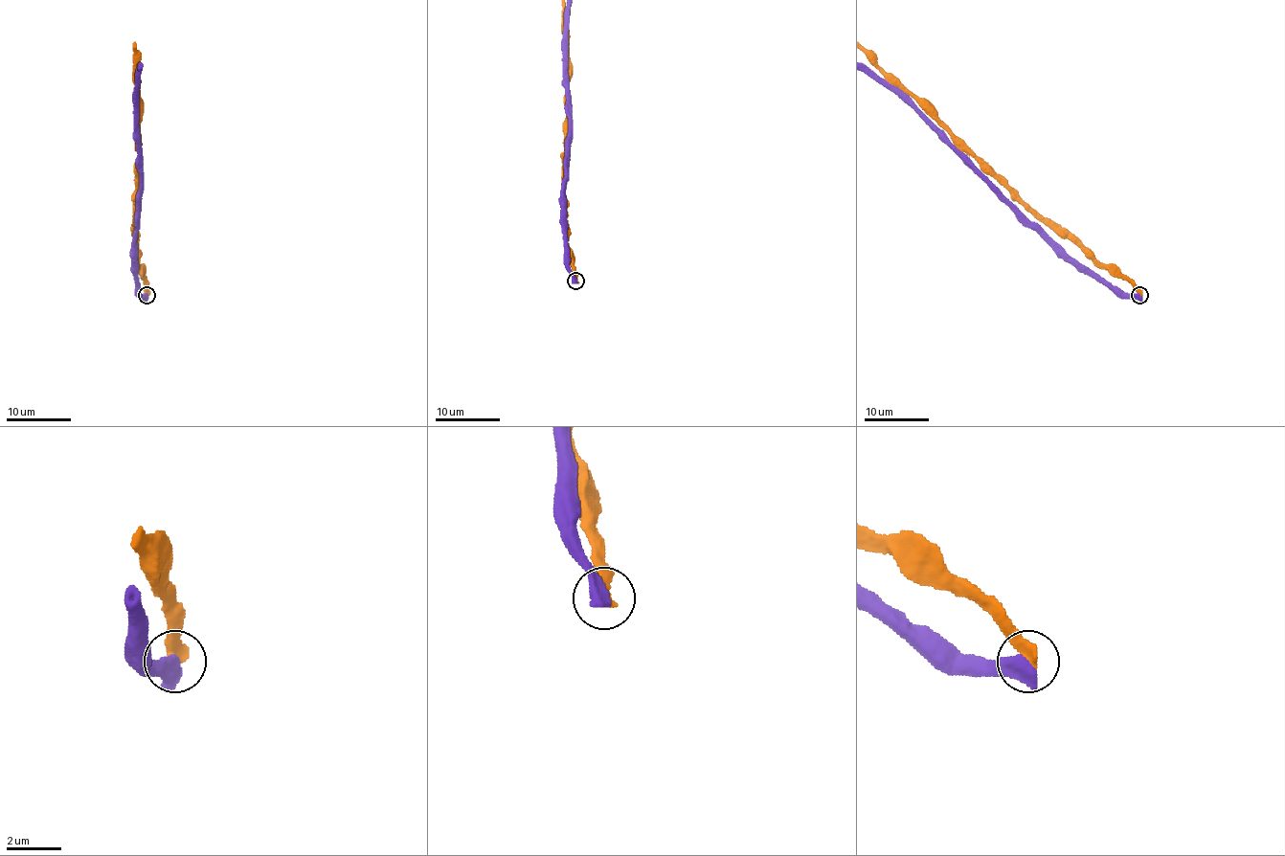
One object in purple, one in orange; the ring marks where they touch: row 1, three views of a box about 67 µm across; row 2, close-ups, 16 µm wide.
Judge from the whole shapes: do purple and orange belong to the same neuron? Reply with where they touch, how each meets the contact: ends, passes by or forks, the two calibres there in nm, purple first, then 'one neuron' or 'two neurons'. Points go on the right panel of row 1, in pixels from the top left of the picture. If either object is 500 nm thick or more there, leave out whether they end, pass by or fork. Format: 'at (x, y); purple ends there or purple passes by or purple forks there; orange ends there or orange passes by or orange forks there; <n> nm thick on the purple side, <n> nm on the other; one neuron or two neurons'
at (1139, 295); 650 nm thick on the purple side, 500 nm on the other; two neurons

